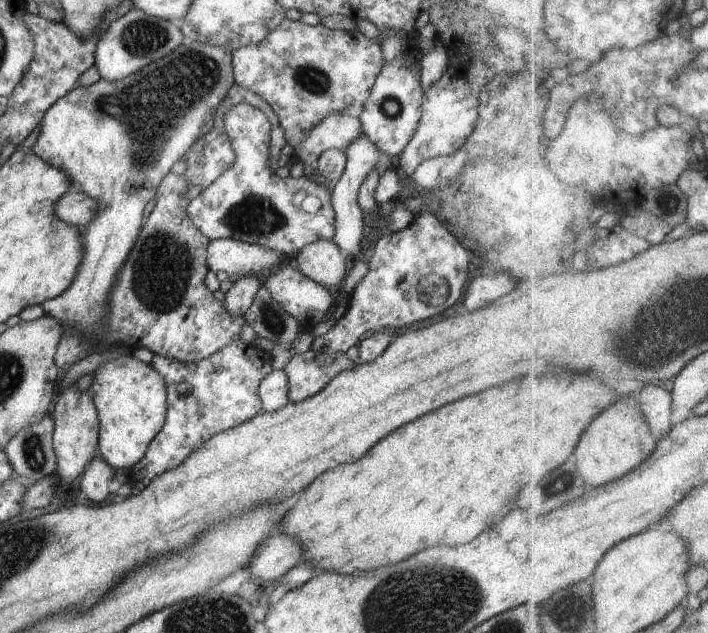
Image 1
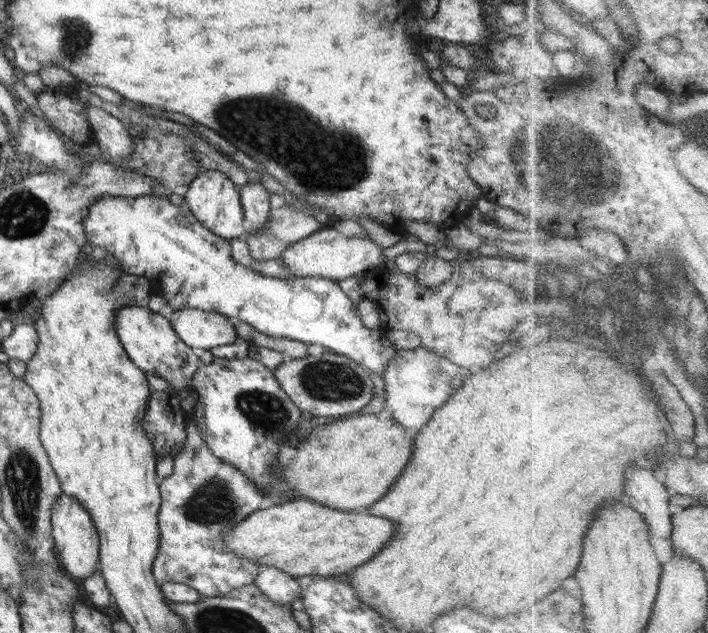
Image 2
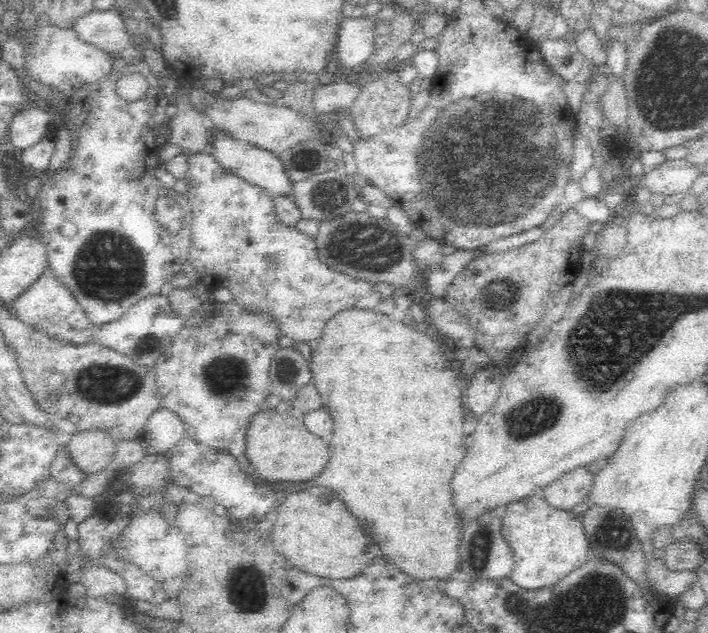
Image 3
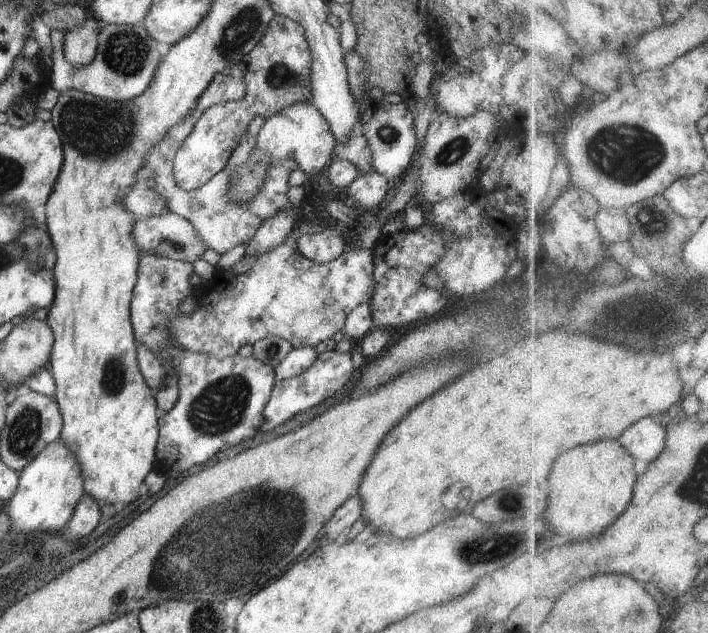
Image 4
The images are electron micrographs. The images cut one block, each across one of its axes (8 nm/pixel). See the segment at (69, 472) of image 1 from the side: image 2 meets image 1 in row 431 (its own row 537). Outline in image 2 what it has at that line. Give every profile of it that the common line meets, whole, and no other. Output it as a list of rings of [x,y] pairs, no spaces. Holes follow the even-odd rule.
[[[61,494],[52,508],[52,537],[56,558],[70,578],[85,579],[99,570],[99,533],[84,508],[70,496]]]

